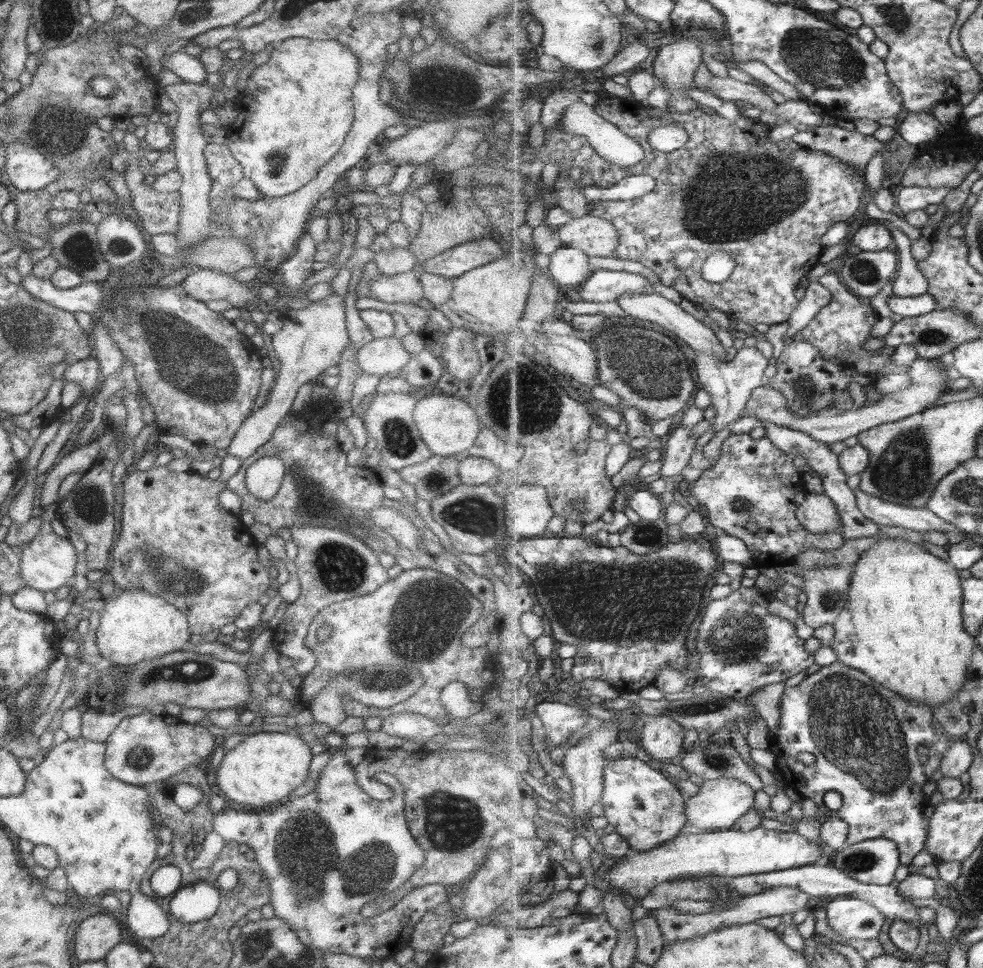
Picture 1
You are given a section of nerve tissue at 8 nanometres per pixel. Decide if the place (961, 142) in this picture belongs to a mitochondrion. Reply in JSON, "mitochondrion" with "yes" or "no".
{"mitochondrion":"no"}

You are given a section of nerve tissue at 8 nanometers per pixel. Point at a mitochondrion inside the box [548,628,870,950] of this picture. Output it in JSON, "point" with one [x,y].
{"point":[716,760]}

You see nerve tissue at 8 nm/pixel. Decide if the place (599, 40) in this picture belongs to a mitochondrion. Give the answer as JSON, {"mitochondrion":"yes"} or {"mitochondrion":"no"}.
{"mitochondrion":"yes"}

